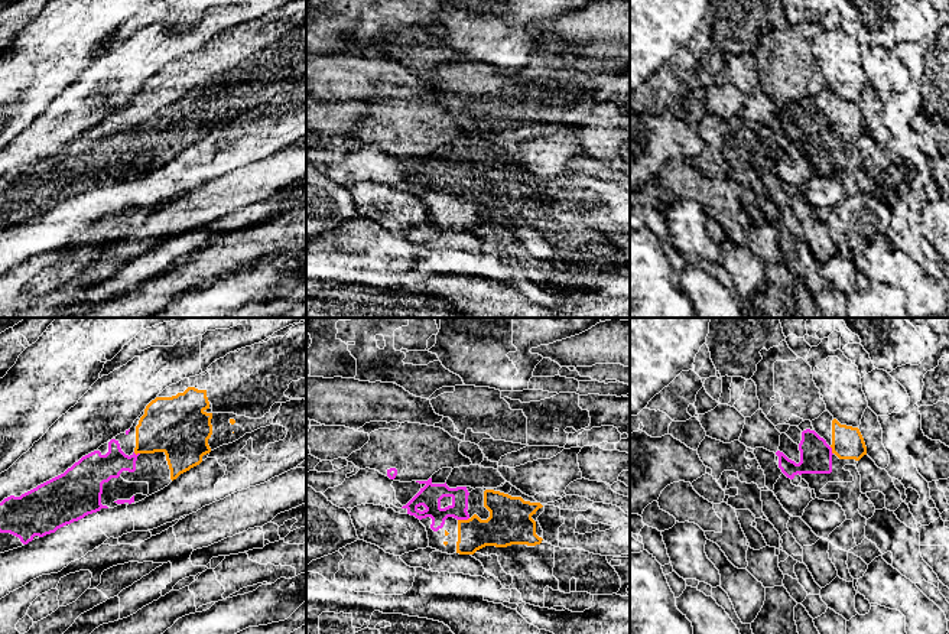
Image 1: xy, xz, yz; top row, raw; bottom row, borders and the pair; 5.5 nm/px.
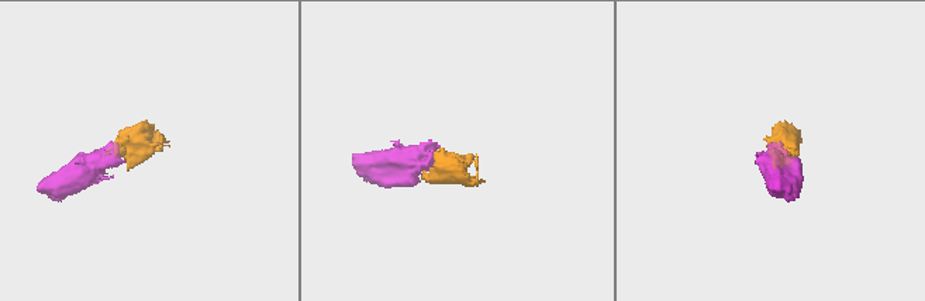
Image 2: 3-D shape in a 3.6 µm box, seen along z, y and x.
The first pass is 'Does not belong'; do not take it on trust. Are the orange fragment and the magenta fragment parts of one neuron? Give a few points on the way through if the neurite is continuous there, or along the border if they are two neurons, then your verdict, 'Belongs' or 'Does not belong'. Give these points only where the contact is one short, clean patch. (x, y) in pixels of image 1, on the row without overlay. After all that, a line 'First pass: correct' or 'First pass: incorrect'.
Path across: xz (507, 201), (468, 202), (462, 197), (441, 188), (431, 171). Belongs
First pass: incorrect

